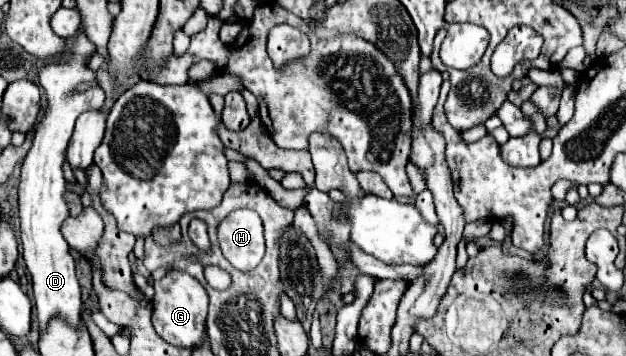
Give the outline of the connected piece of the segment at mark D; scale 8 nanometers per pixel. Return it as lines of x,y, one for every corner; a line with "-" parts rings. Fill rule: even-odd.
80,30
80,36
72,48
72,54
62,62
52,62
44,66
38,74
40,84
48,94
48,110
44,118
38,122
34,144
22,162
22,176
20,176
20,188
18,188
18,216
20,216
22,256
32,276
40,330
44,330
48,320
56,314
64,316
72,326
78,326
80,322
80,310
82,310
80,284
76,278
74,258
70,256
70,248
60,232
62,222
70,216
68,206
64,202
66,178
62,174
62,164
64,164
66,146
72,136
76,118
86,110
98,110
104,106
106,96
100,84
92,86
86,92
78,92
78,84
98,82
96,72
86,66
88,56
94,52
96,52
96,46

